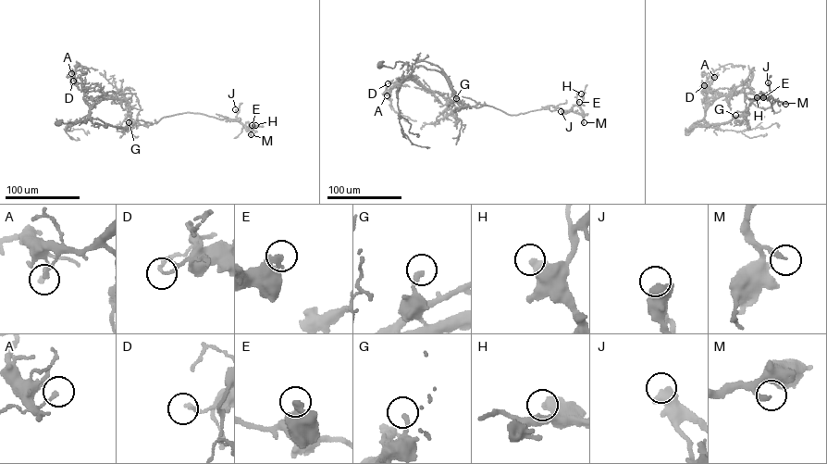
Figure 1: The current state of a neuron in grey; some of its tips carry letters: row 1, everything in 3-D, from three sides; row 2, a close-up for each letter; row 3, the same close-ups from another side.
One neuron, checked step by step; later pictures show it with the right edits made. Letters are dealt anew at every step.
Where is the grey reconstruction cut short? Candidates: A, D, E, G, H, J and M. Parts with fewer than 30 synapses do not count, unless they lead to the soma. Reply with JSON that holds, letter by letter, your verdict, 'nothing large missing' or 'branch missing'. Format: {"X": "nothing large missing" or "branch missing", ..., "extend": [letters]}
{"A": "nothing large missing", "D": "nothing large missing", "E": "nothing large missing", "G": "nothing large missing", "H": "nothing large missing", "J": "nothing large missing", "M": "nothing large missing", "extend": []}

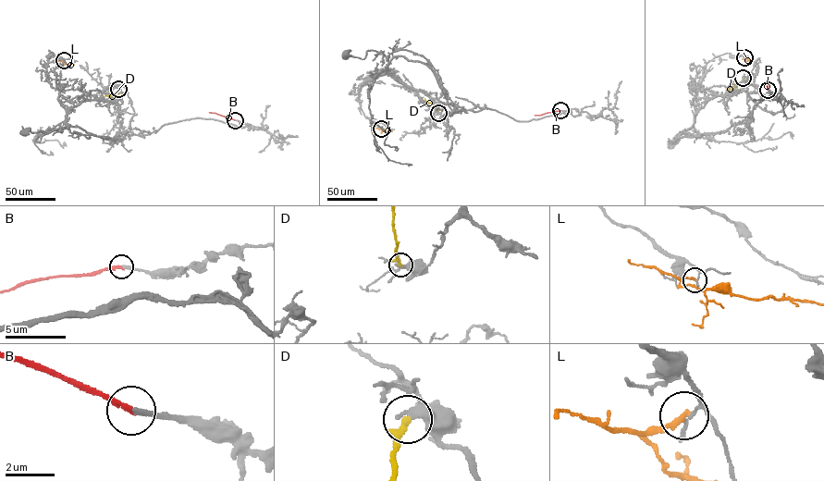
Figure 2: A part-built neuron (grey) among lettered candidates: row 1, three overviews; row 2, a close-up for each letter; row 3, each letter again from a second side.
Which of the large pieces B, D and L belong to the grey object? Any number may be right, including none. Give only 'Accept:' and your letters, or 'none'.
Accept: B

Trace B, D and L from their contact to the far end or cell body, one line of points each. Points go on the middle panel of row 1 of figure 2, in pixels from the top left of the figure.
B: (560, 110), (534, 115)
D: (438, 113), (439, 106), (424, 98)
L: (380, 129), (392, 130)

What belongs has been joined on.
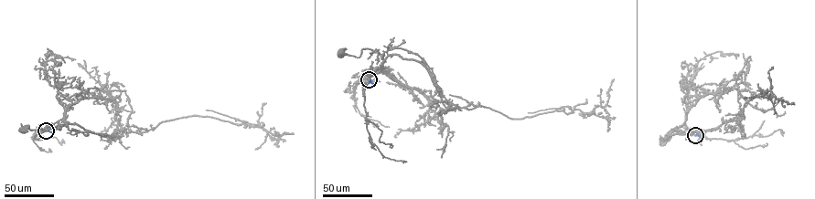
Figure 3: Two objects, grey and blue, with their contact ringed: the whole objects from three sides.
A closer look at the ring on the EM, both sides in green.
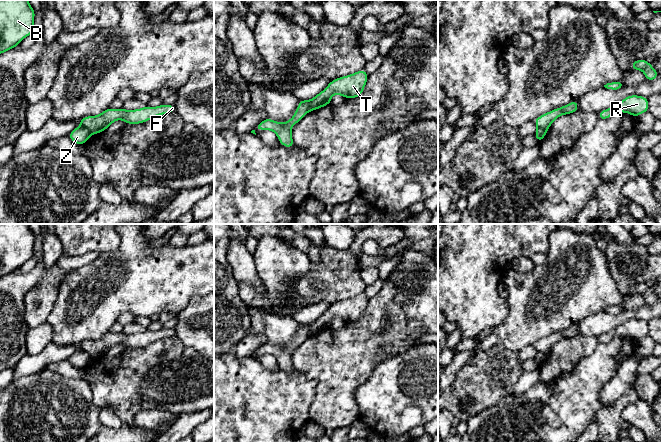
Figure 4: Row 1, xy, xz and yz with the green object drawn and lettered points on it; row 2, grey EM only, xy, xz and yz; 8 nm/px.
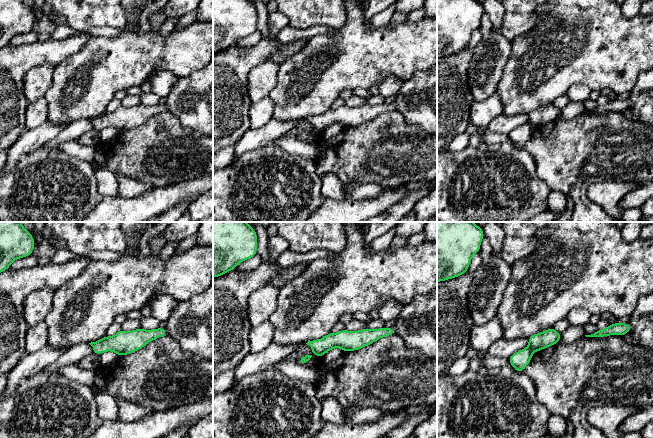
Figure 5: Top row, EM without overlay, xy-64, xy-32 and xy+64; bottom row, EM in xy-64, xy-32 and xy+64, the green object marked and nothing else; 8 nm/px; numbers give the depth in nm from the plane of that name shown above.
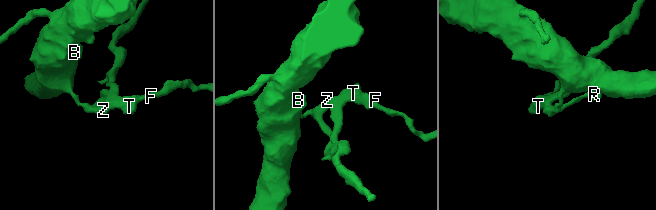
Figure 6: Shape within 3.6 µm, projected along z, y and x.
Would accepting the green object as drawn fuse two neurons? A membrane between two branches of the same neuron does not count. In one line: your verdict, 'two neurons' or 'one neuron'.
two neurons

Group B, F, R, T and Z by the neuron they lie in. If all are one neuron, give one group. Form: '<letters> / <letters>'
B R Z / F T

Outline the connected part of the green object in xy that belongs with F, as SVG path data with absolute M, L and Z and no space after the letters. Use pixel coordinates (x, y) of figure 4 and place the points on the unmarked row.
M162 328L157 331L145 330L141 333L125 334L107 332L96 340L86 340L80 344L80 349L91 358L98 358L106 354L116 344L123 344L125 348L141 348L157 340L175 335L174 328Z

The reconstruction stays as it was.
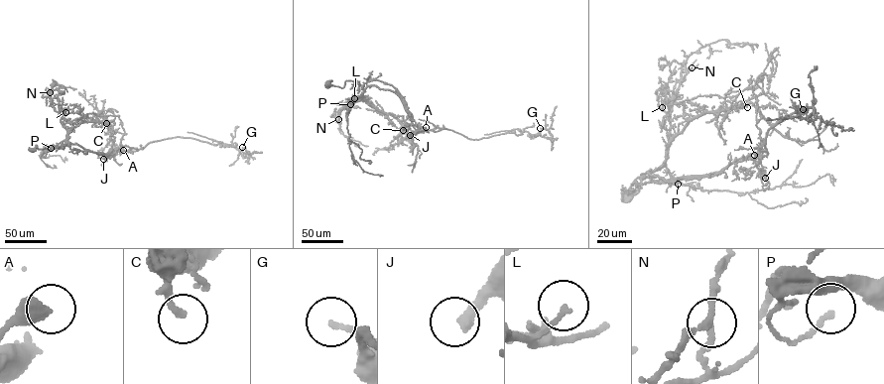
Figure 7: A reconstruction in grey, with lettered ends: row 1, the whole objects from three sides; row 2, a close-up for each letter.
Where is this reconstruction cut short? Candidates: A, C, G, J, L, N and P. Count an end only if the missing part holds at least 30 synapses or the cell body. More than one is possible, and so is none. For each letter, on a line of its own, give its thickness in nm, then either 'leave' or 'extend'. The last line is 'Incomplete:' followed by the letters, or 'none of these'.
A: calibre 480 nm; leave
C: calibre 190 nm; extend
G: calibre 160 nm; leave
J: calibre 320 nm; extend
L: calibre 150 nm; leave
N: calibre 200 nm; leave
P: calibre 140 nm; leave
Incomplete: C, J

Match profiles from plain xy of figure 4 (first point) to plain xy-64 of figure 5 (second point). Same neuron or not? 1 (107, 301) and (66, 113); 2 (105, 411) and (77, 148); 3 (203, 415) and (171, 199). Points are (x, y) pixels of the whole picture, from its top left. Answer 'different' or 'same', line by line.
1: same
2: same
3: different

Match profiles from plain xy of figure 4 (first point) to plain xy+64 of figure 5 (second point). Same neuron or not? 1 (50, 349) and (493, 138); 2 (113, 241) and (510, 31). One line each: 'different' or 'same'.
1: different
2: same

